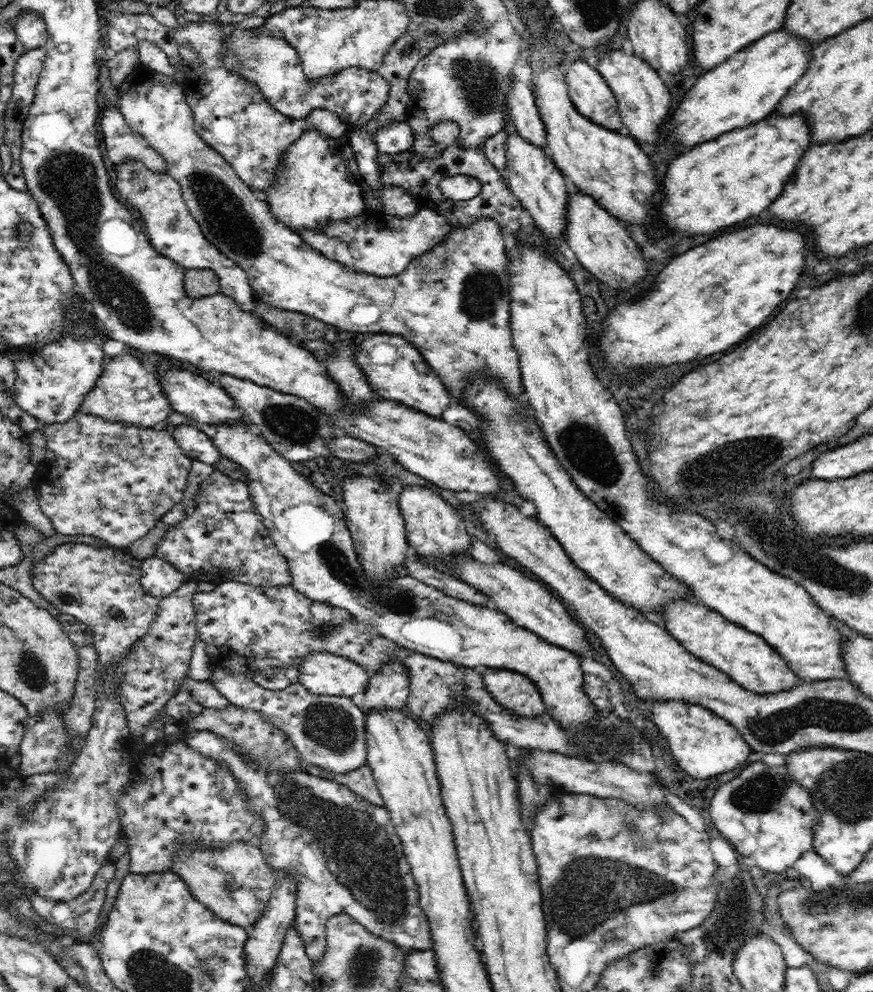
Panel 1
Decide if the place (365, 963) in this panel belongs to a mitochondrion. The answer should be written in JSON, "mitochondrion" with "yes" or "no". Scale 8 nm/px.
{"mitochondrion":"yes"}

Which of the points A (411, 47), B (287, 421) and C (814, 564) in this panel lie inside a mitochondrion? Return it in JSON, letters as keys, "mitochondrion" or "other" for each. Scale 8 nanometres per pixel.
{"A":"other","B":"mitochondrion","C":"mitochondrion"}

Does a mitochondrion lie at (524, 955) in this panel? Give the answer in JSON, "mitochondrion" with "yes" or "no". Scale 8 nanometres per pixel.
{"mitochondrion":"no"}

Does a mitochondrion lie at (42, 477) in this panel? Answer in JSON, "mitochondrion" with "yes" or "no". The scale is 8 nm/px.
{"mitochondrion":"no"}

